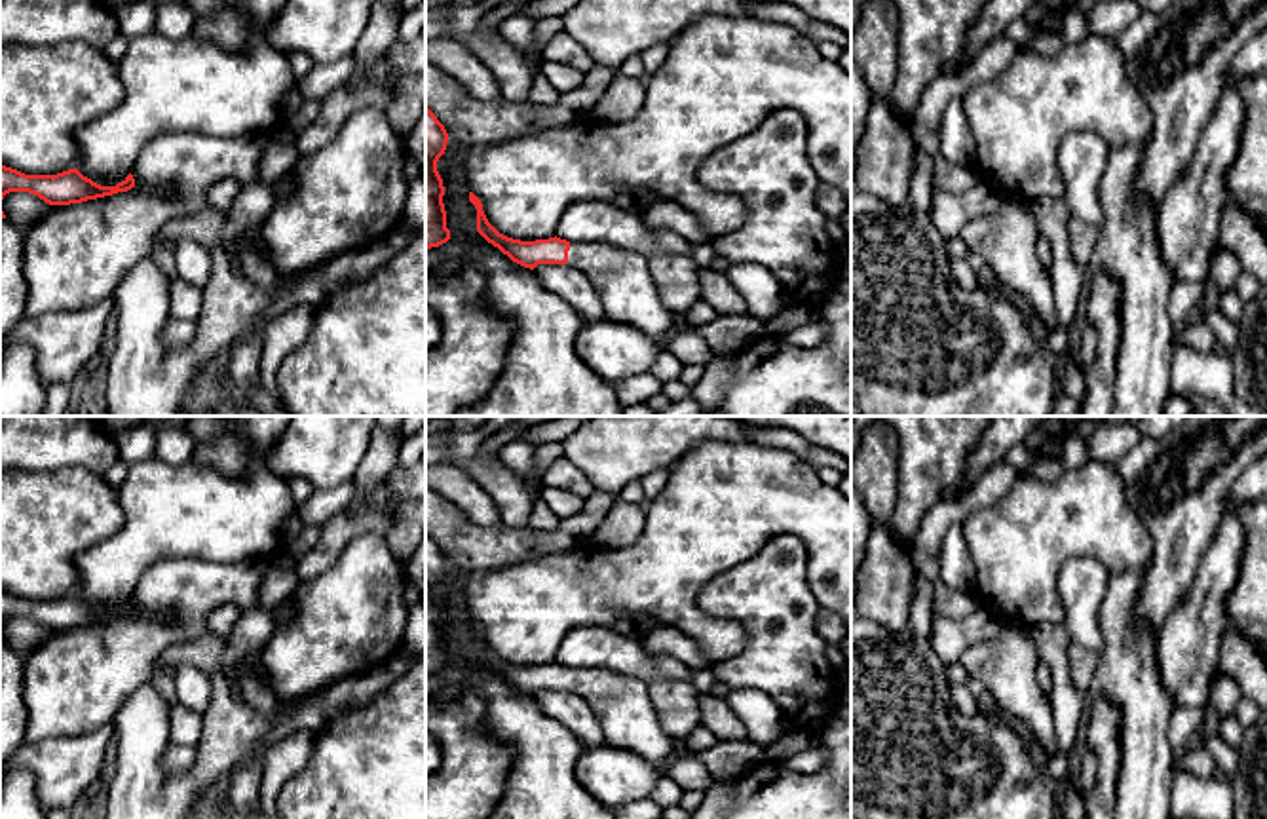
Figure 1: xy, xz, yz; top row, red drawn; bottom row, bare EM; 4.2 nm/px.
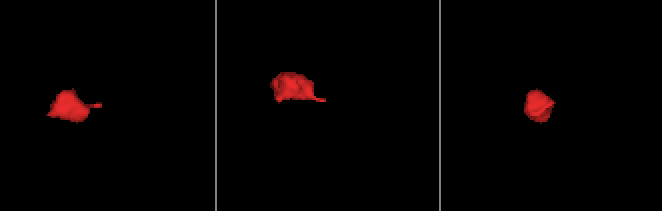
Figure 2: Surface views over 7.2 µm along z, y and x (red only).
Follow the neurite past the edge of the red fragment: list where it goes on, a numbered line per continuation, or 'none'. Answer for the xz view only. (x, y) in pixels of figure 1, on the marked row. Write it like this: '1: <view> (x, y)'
1: xz (622, 278)

